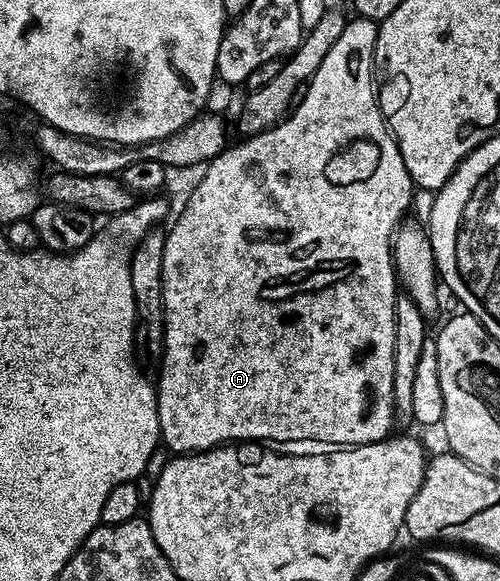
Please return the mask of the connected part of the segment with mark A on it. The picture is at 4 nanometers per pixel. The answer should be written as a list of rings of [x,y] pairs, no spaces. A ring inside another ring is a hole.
[[[350,18],[339,41],[335,41],[327,57],[323,57],[323,65],[315,69],[296,106],[276,127],[242,138],[242,143],[226,146],[220,155],[209,160],[204,168],[205,176],[190,193],[181,216],[172,220],[173,228],[168,228],[163,253],[165,354],[159,364],[161,380],[156,380],[155,390],[161,443],[170,452],[211,451],[234,441],[268,441],[274,444],[308,439],[335,447],[358,447],[390,438],[394,430],[393,354],[399,284],[397,272],[393,269],[393,236],[406,218],[405,210],[413,199],[415,184],[407,173],[407,165],[403,165],[397,141],[389,132],[381,116],[381,107],[377,104],[373,66],[377,29],[378,24],[374,20]]]

